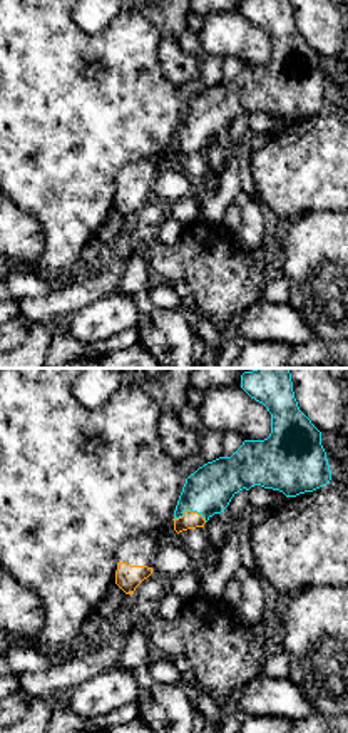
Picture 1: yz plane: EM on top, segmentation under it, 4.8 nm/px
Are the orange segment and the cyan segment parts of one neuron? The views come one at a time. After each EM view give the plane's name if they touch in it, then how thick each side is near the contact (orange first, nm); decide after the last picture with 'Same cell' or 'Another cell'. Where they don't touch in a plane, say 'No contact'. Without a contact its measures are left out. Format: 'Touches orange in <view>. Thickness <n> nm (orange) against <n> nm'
Touches orange in yz. Thickness 80 nm (orange) against 220 nm

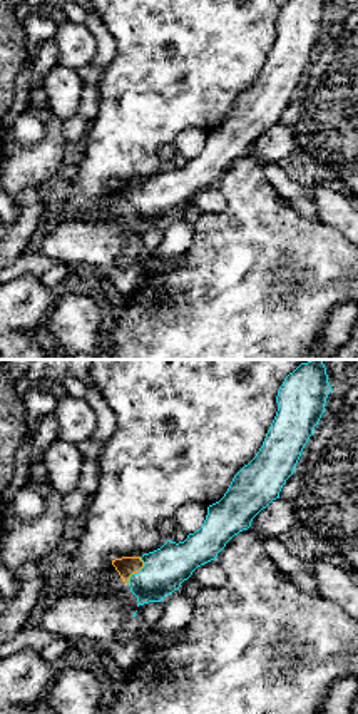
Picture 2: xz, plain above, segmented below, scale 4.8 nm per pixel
Touches orange in xz. Thickness 90 nm (orange) against 200 nm

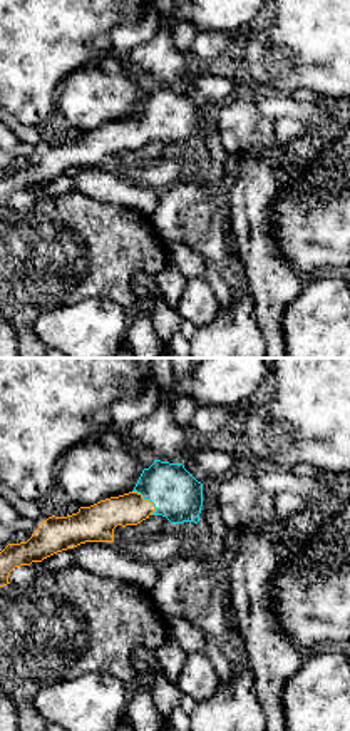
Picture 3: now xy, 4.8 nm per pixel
Touches orange in xy. Thickness 160 nm (orange) against 240 nm

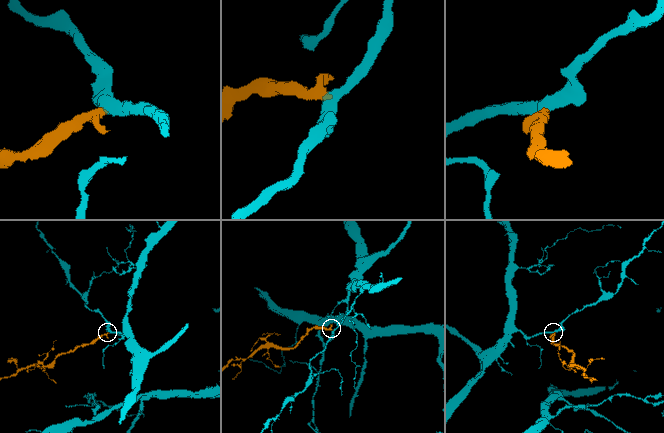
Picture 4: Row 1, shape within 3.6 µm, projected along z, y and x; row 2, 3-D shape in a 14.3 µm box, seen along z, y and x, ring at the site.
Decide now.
Same cell

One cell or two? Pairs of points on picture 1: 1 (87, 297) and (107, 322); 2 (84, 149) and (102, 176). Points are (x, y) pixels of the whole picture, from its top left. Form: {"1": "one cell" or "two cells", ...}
{"1": "two cells", "2": "one cell"}

